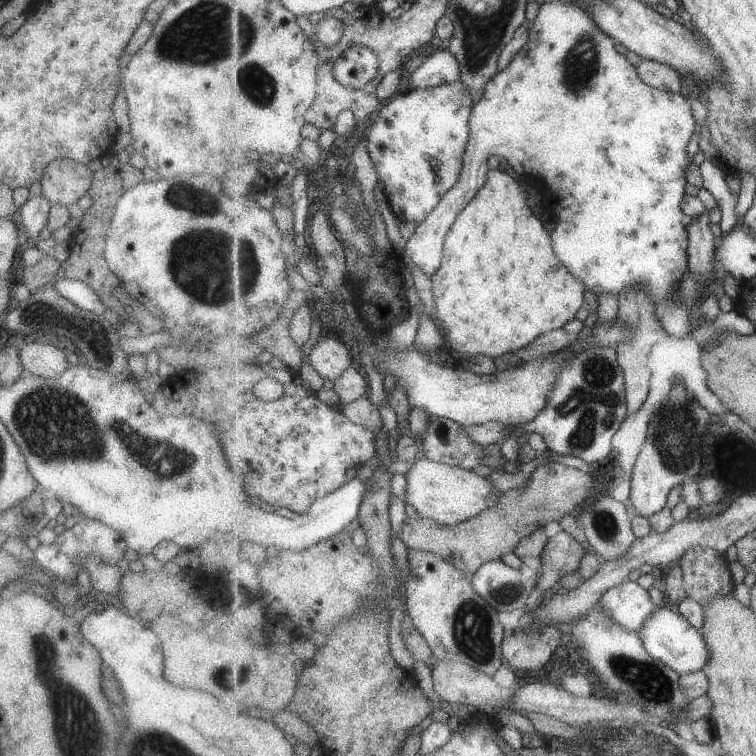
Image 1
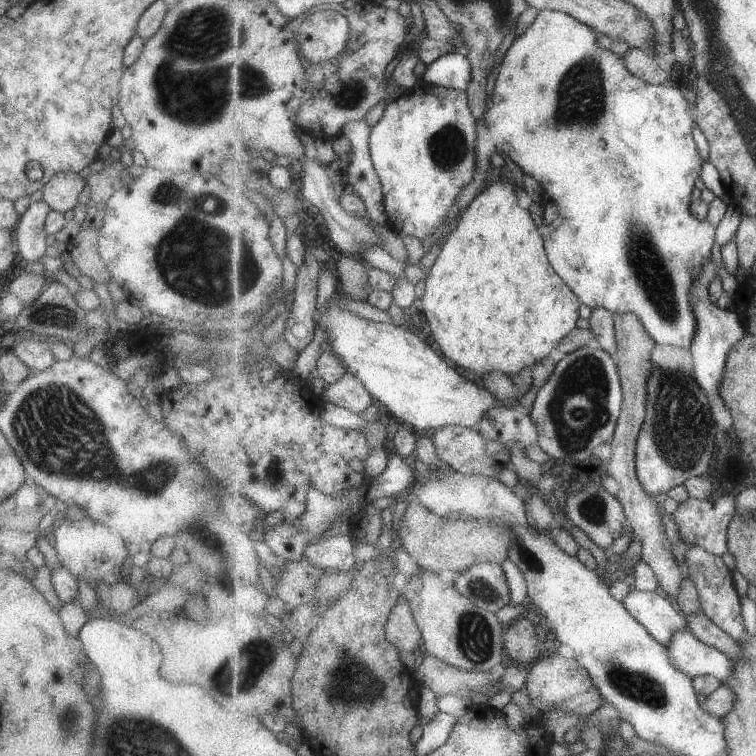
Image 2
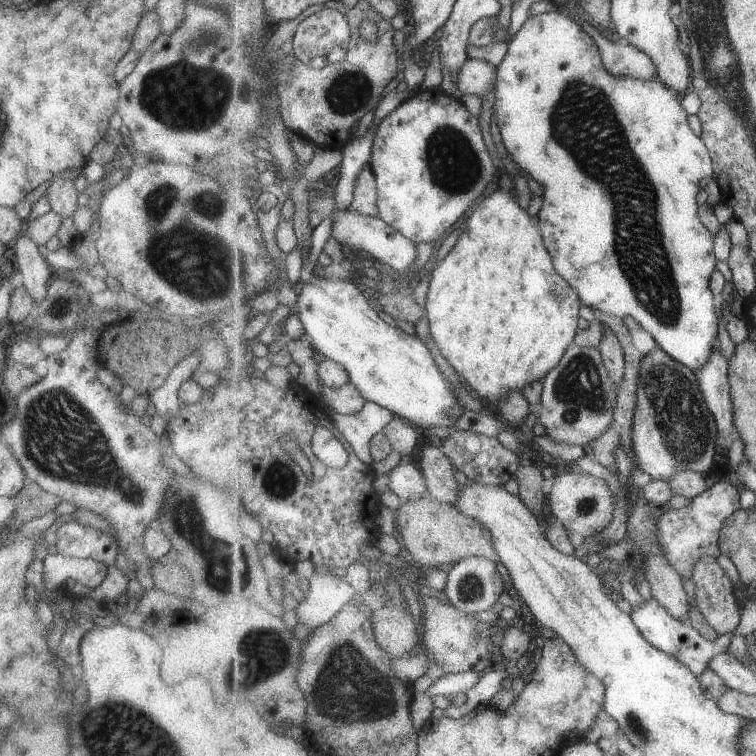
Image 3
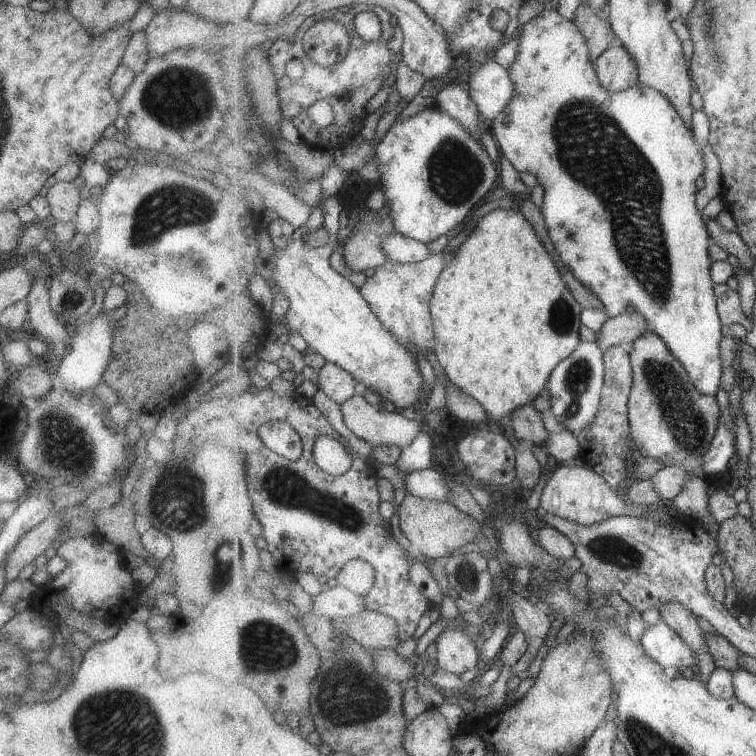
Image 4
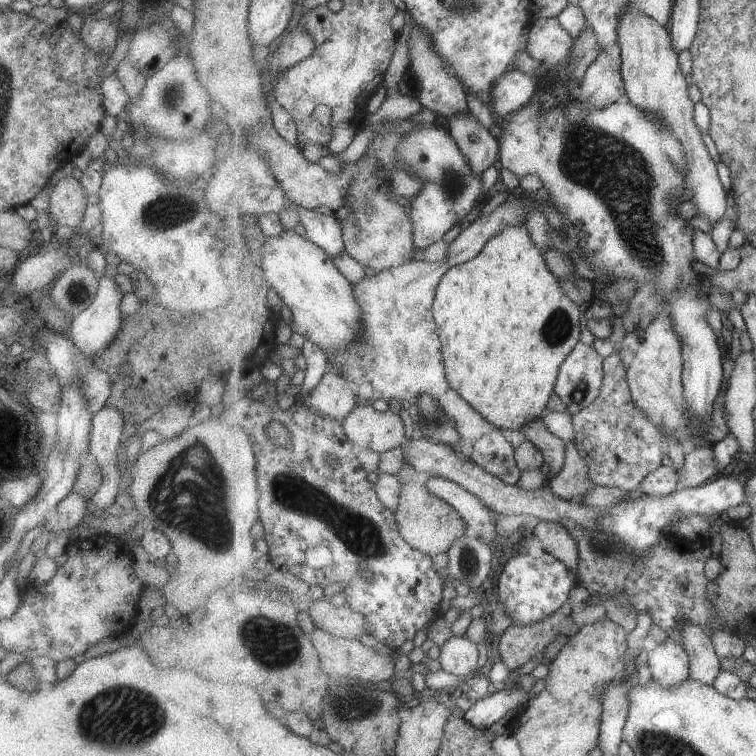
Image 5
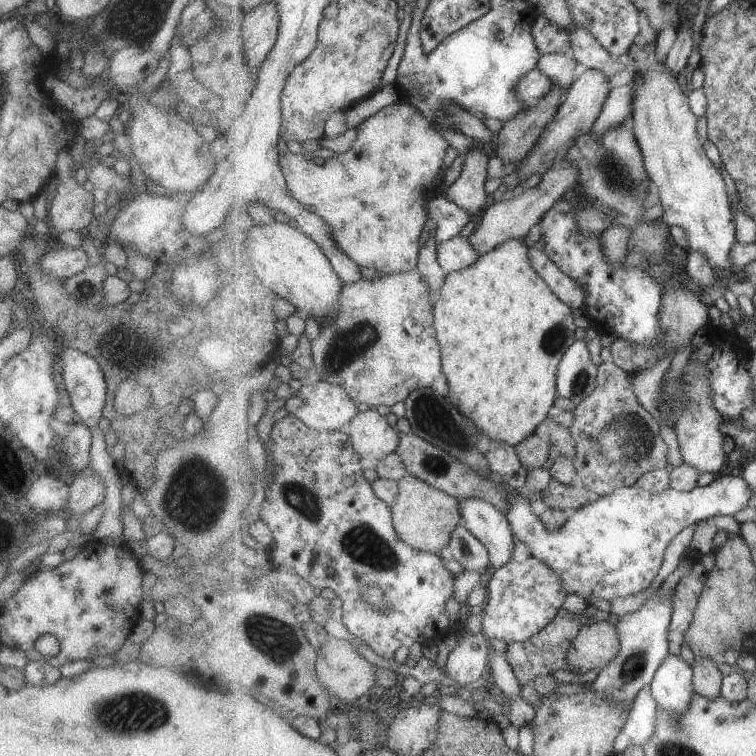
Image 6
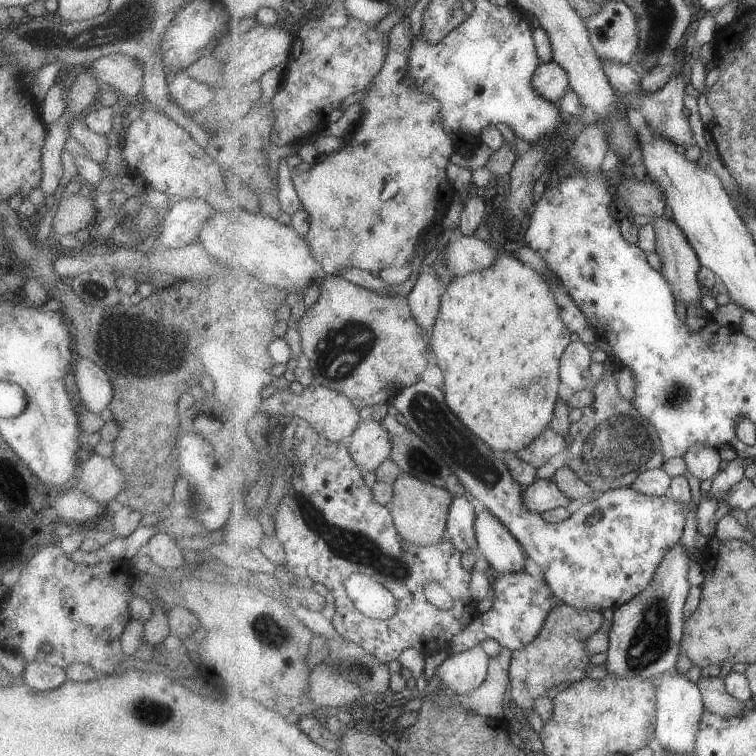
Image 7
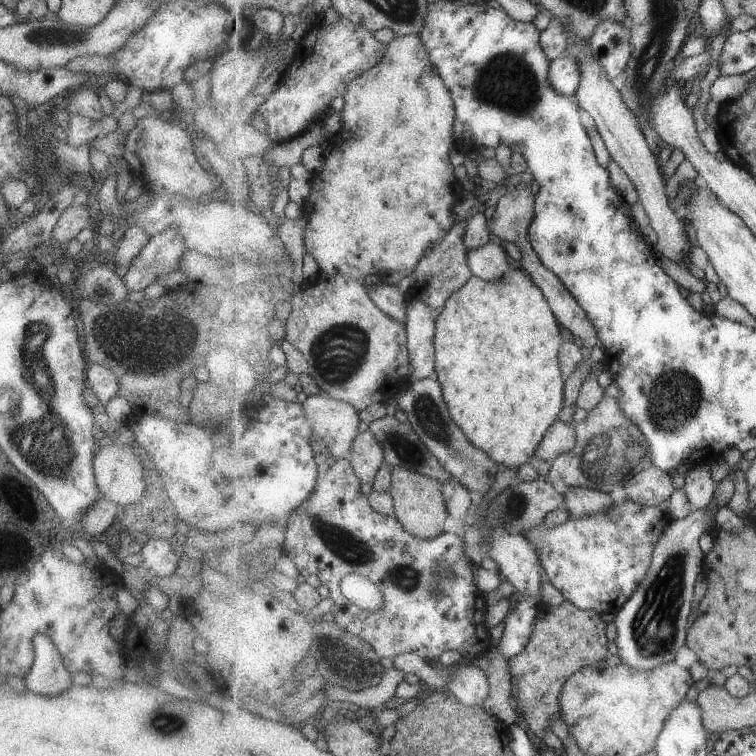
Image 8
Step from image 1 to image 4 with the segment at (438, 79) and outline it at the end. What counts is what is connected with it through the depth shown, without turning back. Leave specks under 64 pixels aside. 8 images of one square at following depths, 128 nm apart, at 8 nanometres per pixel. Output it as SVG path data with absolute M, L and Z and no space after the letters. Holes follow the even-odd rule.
M494 60L485 62L481 68L472 68L468 74L468 85L471 98L479 106L482 116L492 121L515 96L515 82L511 80L509 69Z

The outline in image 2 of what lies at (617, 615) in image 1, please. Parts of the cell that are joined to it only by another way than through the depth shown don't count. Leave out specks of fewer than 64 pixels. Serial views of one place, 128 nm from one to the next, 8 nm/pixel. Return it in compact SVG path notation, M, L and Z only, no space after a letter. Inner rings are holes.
M631 589L629 594L623 600L626 608L630 610L631 615L662 645L668 649L674 644L674 637L678 633L687 633L691 631L687 616L681 613L671 597L665 598L657 592L639 591Z

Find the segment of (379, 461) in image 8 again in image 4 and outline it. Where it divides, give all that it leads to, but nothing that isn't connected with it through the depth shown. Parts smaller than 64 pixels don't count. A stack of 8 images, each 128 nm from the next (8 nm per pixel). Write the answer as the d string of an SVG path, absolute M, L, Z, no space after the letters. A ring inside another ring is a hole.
M358 391L355 396L345 400L340 404L339 409L342 421L345 426L355 434L356 437L362 438L371 446L383 446L383 444L391 444L400 446L401 448L408 447L413 444L419 436L419 432L423 428L423 423L419 418L405 418L401 415L401 411L388 408L384 405L373 406L369 404L362 396L362 392Z

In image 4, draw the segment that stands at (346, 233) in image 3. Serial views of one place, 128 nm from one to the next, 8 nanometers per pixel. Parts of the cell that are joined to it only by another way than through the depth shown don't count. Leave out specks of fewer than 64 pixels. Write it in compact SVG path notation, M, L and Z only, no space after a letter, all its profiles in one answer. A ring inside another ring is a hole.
M399 232L389 234L383 240L383 250L387 252L390 261L401 264L417 264L431 256L431 248L427 242L415 240Z

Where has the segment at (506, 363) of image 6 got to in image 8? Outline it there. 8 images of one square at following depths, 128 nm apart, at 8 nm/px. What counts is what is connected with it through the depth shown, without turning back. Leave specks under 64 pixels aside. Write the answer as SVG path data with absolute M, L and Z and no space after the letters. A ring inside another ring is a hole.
M516 264L512 273L508 273L505 279L499 283L492 284L473 276L470 282L467 282L450 300L447 300L444 312L439 316L436 322L436 372L438 382L441 384L444 400L447 402L453 421L463 430L467 439L480 450L491 456L497 464L503 468L514 468L518 470L527 462L534 462L535 454L538 452L539 445L546 438L546 433L551 426L558 420L561 410L563 410L566 390L566 378L562 372L558 355L562 348L563 336L559 328L558 317L551 309L547 298L543 292L535 285L529 274Z

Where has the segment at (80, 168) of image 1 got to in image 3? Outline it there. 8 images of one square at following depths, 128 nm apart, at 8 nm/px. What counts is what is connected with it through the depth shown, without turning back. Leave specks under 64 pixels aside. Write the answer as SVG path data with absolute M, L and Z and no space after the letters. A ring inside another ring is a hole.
M58 175L49 182L44 193L44 197L49 203L50 210L61 218L73 216L77 207L78 192L73 187L73 181Z

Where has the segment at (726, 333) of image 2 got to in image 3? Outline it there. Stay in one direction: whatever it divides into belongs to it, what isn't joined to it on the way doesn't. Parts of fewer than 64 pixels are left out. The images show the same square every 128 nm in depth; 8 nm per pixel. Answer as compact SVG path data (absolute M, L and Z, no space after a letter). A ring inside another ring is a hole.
M717 342L711 360L695 372L718 424L719 438L729 438L736 430L734 425L734 404L730 382L730 362L721 354L721 346Z

